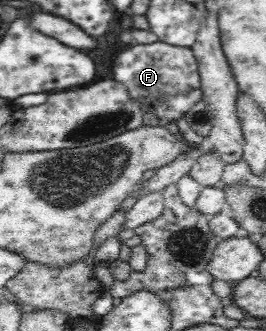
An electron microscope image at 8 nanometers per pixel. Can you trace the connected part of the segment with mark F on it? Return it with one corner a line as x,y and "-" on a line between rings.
157,41
128,47
115,58
113,78
127,88
129,97
143,109
143,114
157,116
159,126
166,127
172,122
177,124
180,118
185,118
193,105
203,100
199,66
189,46
177,48

